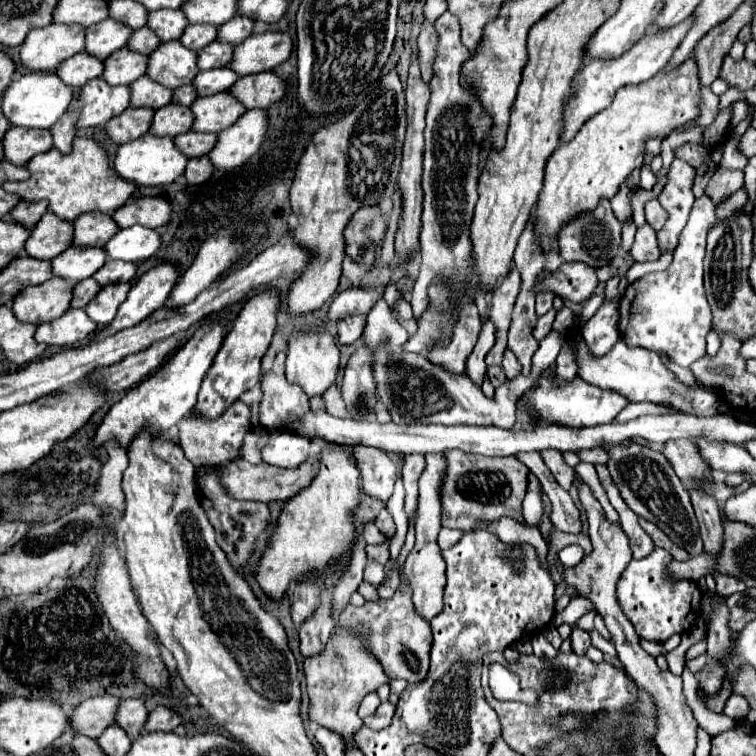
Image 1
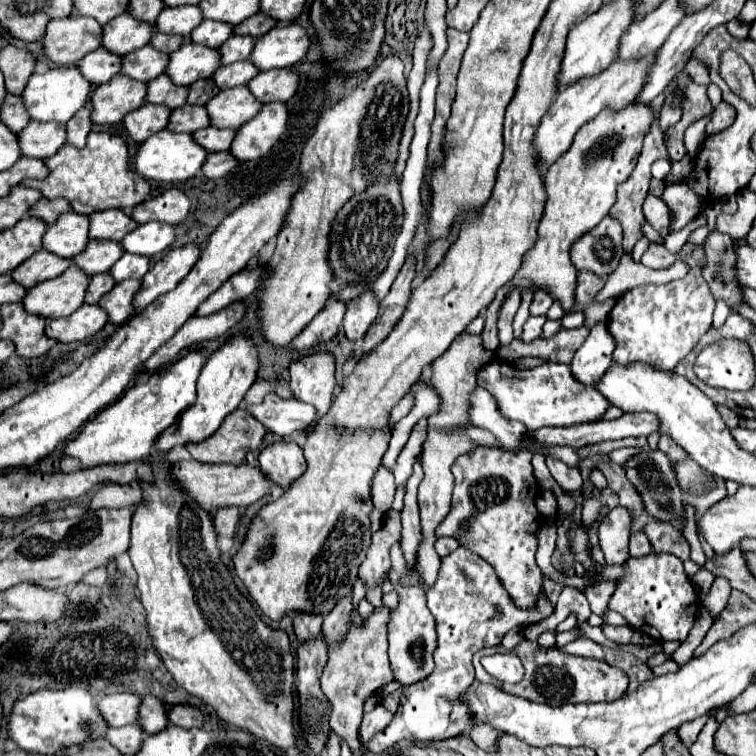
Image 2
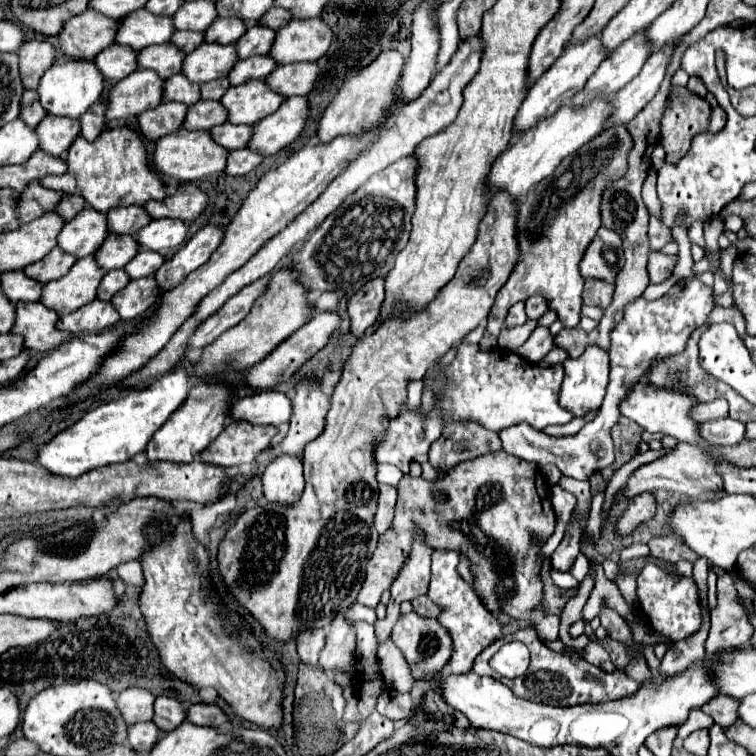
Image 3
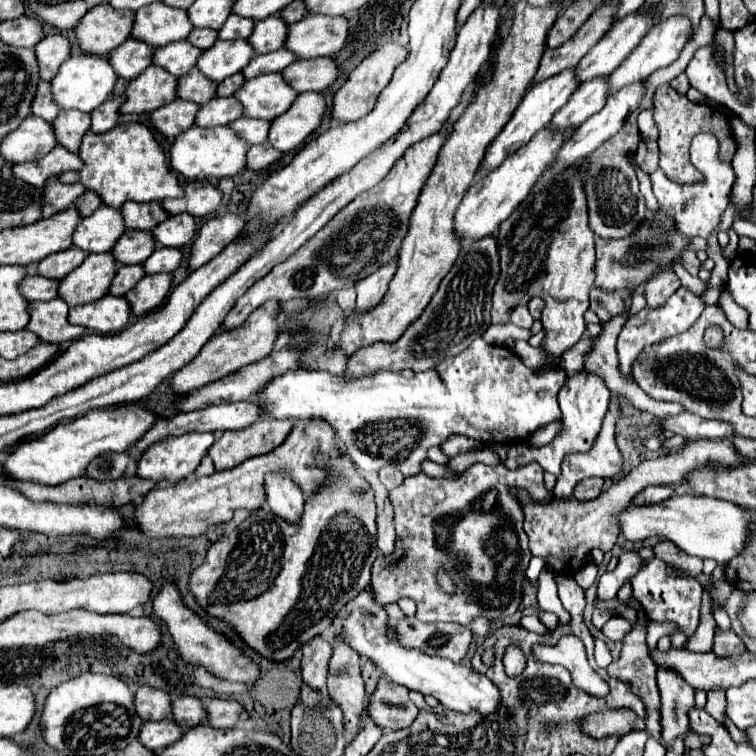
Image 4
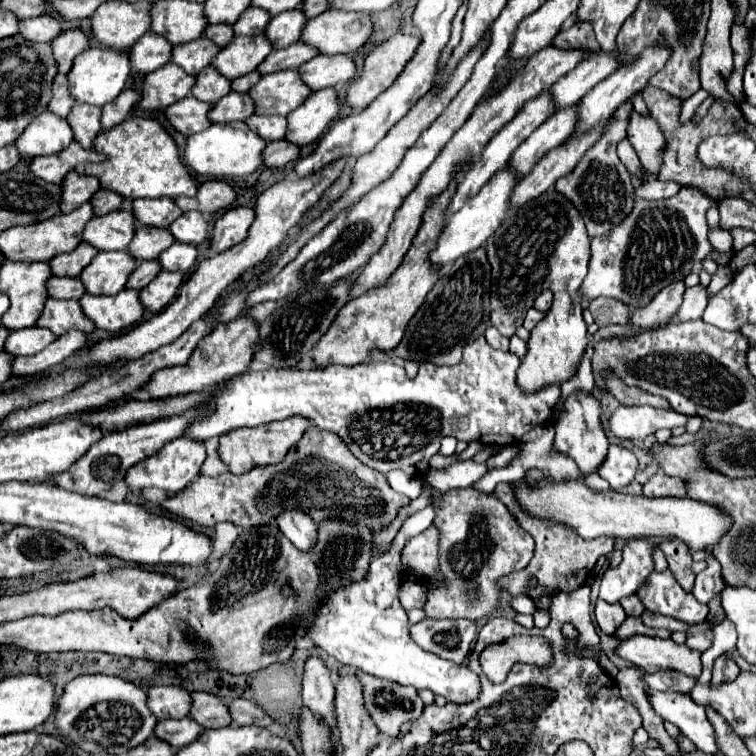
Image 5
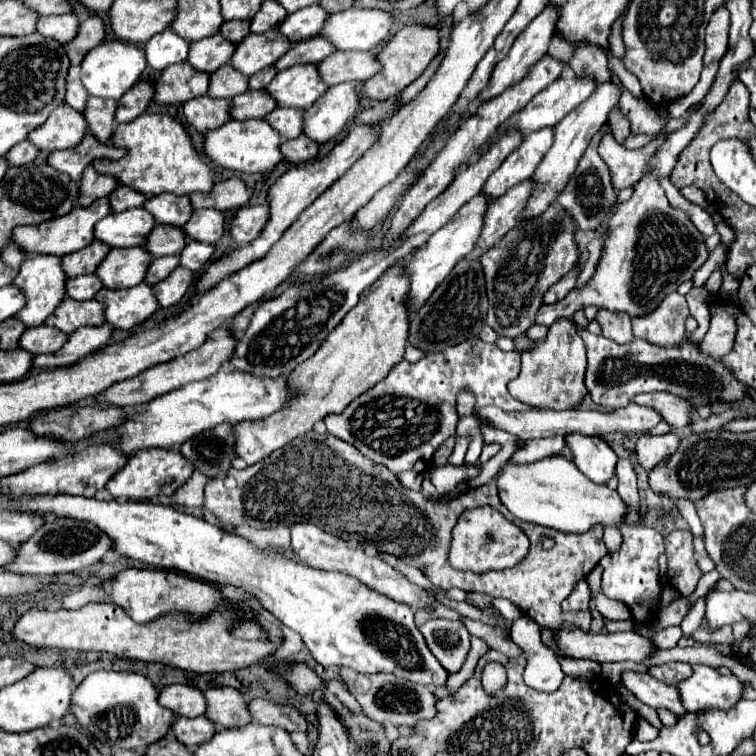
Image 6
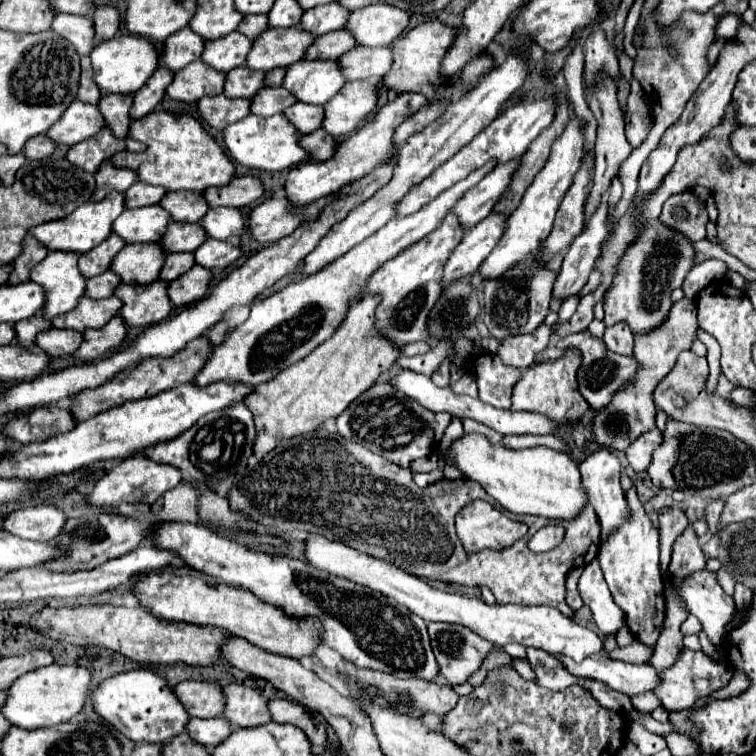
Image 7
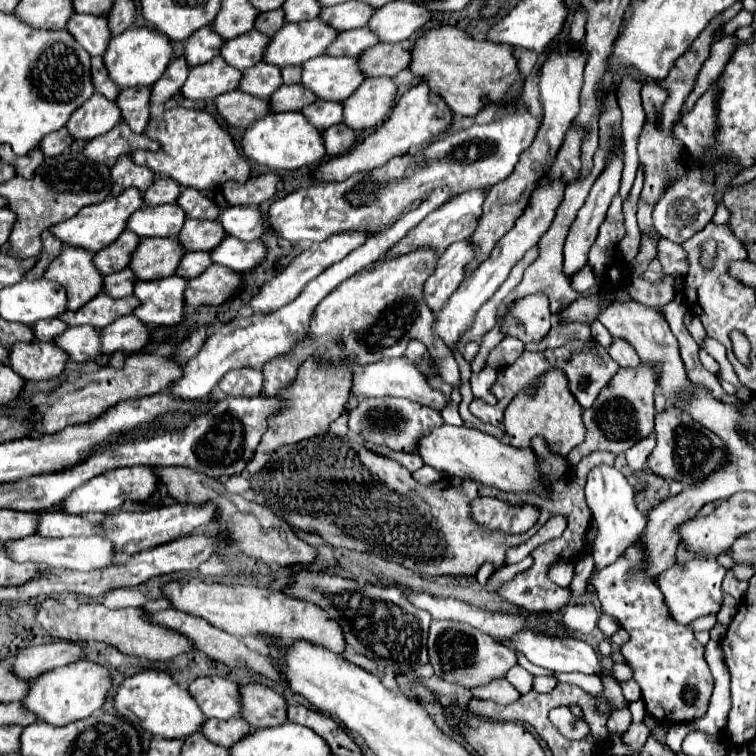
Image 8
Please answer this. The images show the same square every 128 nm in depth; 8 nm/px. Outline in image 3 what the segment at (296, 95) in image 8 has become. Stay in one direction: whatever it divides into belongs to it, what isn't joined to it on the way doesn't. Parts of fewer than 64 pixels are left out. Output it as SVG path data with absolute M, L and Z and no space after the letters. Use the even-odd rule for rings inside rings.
M200 100L188 108L184 128L188 130L210 130L212 126L224 124L228 118L226 108L214 100Z

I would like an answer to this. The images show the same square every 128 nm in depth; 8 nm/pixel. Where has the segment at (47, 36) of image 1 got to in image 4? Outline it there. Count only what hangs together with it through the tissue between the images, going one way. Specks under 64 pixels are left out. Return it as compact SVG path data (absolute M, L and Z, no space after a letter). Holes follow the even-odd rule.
M100 4L88 10L76 28L76 38L86 54L108 56L116 46L128 40L134 26L132 10L114 10L110 4Z

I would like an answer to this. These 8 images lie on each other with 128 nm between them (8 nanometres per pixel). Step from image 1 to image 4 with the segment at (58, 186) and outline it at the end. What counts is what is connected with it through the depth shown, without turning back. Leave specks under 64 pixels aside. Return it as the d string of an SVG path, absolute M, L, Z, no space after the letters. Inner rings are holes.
M142 122L118 124L104 134L88 132L80 148L80 158L84 160L84 168L76 172L74 182L80 182L88 190L100 194L106 206L120 208L128 200L158 202L162 198L184 196L184 188L180 186L176 172L170 168L160 142L154 138L152 130Z

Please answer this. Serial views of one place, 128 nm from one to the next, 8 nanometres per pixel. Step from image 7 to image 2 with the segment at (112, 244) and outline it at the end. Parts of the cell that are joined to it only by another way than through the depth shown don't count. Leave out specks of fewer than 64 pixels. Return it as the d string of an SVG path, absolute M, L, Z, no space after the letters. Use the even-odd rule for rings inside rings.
M42 248L32 258L28 258L20 268L16 268L12 272L12 276L22 286L34 288L36 284L40 284L44 280L60 276L68 266L70 266L70 260L60 258L60 256L56 256L56 254L52 254L52 252L48 252L48 250Z

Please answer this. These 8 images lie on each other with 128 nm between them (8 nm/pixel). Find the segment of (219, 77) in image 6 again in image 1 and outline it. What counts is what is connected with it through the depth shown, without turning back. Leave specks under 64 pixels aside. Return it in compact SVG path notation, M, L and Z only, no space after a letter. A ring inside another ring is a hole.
M148 76L132 82L130 90L132 90L132 102L130 102L132 106L150 106L150 108L156 108L154 104L168 106L174 96L172 88L166 88Z

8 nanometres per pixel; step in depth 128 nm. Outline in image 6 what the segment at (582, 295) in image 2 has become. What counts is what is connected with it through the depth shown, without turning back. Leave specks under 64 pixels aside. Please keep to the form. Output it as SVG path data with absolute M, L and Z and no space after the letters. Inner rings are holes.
M600 310L596 320L602 326L602 336L606 336L608 340L614 340L616 344L632 342L634 336L632 336L632 326L630 326L628 314L610 314L606 310Z

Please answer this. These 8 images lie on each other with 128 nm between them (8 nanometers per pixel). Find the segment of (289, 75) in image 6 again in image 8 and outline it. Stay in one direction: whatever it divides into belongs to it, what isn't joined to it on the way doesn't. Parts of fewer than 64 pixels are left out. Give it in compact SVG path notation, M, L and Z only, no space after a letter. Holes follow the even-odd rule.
M324 56L304 62L302 84L322 100L344 102L364 80L358 56Z

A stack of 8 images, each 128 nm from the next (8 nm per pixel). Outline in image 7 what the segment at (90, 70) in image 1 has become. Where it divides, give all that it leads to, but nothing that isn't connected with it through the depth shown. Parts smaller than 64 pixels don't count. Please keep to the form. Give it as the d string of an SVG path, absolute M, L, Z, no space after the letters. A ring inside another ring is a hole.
M190 28L180 30L180 34L174 34L172 38L168 38L168 42L162 50L160 66L170 66L170 70L174 70L174 72L182 70L186 64L190 64L202 56L204 42L206 40L200 38L196 32L192 32Z

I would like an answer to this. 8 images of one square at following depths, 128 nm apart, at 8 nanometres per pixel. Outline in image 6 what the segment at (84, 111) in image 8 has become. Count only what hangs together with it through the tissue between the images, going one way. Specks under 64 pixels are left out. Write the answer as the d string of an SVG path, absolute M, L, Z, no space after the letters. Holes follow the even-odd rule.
M64 104L64 106L58 106L48 116L44 126L32 130L28 140L36 142L40 150L48 150L48 152L64 150L64 148L76 146L84 138L86 128L88 128L88 122L84 114Z

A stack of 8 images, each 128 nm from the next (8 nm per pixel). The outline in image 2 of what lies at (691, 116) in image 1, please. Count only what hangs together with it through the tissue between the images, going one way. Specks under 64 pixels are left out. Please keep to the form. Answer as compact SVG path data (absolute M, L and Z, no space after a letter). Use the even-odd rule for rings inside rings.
M628 104L620 114L598 114L580 134L576 134L572 148L556 166L550 166L544 174L544 188L546 188L546 204L542 218L538 222L538 242L536 246L524 256L522 270L496 292L492 306L486 310L486 320L482 331L484 346L498 348L497 320L500 306L504 298L516 288L520 292L528 288L548 290L552 298L556 298L564 312L570 312L574 306L574 290L576 290L576 274L570 260L572 244L592 230L612 208L616 202L616 186L632 174L636 164L636 154L640 154L640 142L644 134L648 134L648 126L652 122L652 110L648 106L632 106Z

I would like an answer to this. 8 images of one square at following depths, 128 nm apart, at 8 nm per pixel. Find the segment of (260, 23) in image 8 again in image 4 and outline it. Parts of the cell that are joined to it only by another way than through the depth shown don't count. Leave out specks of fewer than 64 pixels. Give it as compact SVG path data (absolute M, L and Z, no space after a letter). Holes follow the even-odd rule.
M194 28L194 32L188 36L188 40L190 40L194 46L198 46L198 48L208 50L208 48L212 48L214 42L218 40L218 32L212 30L212 28Z

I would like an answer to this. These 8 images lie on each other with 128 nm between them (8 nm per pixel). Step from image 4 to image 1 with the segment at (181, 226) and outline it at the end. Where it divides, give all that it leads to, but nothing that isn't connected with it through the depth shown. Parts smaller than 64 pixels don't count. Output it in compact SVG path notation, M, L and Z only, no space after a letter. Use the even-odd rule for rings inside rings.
M130 226L112 236L104 250L108 258L126 260L126 262L146 262L152 258L162 244L162 238L156 230L146 226Z

